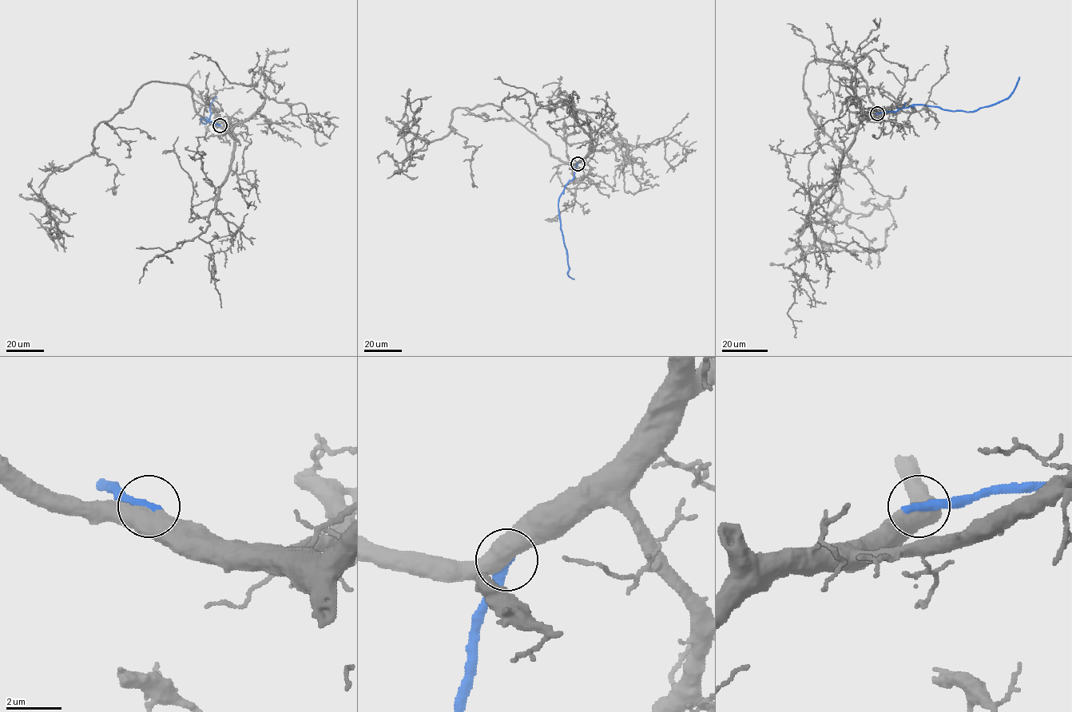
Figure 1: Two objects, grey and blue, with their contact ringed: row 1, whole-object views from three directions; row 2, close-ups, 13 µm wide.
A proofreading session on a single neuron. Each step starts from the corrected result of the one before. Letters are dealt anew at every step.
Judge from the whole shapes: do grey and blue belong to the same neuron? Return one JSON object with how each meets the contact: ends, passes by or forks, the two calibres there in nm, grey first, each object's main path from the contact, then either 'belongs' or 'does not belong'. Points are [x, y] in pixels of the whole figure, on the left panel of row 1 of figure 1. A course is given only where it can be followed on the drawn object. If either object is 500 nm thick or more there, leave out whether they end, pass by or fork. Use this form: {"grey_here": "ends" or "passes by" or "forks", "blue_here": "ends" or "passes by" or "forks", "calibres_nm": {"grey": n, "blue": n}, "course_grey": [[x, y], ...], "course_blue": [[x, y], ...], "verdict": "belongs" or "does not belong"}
{"calibres_nm": {"grey": 550, "blue": 440}, "course_grey": [[220, 125], [188, 86], [149, 81], [96, 128], [93, 152], [48, 176], [41, 199], [61, 237], [29, 212]], "course_blue": [[220, 125], [204, 118], [200, 119], [205, 124], [209, 120], [210, 105], [216, 96]], "verdict": "belongs"}

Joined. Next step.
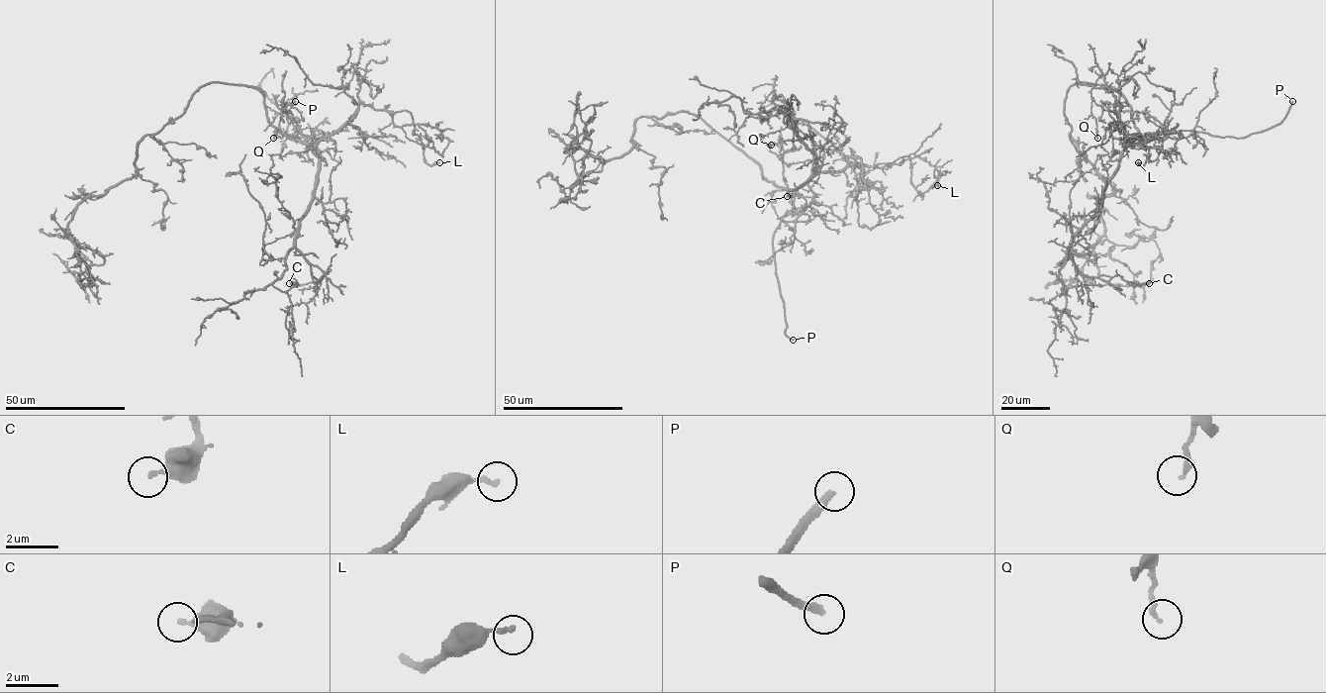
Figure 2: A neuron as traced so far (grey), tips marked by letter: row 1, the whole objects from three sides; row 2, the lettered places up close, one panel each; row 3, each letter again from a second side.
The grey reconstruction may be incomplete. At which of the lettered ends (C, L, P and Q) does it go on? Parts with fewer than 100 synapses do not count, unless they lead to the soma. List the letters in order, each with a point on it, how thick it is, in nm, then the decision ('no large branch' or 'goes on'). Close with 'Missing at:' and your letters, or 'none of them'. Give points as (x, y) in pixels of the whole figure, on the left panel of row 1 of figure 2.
C: place (289, 283); calibre 240 nm; no large branch
L: place (439, 162); calibre 160 nm; no large branch
P: place (295, 101); calibre 320 nm; goes on
Q: place (273, 138); calibre 160 nm; no large branch
Missing at: P

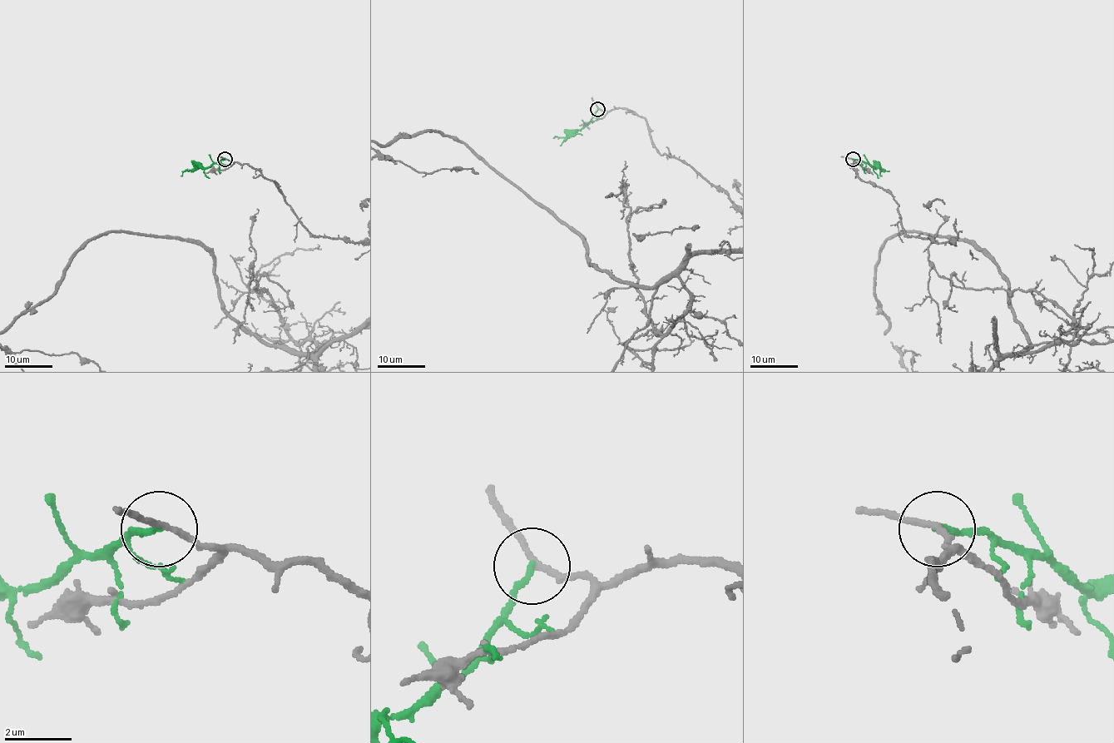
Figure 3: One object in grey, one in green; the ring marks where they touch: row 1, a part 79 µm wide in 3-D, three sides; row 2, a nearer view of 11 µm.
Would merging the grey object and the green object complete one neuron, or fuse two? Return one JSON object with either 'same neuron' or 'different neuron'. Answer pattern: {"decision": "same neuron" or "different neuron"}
{"decision": "different neuron"}

